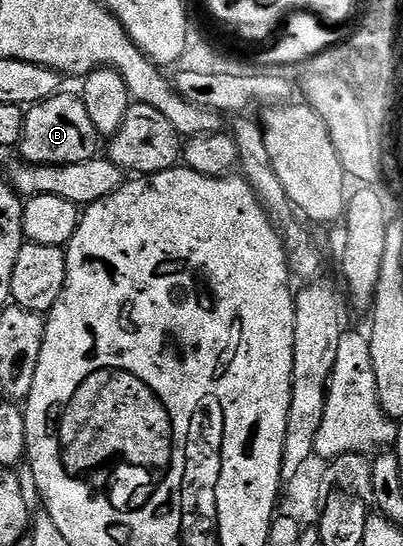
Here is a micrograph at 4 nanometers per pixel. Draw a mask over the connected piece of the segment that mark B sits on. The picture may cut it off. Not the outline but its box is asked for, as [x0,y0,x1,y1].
[17,90,100,164]

